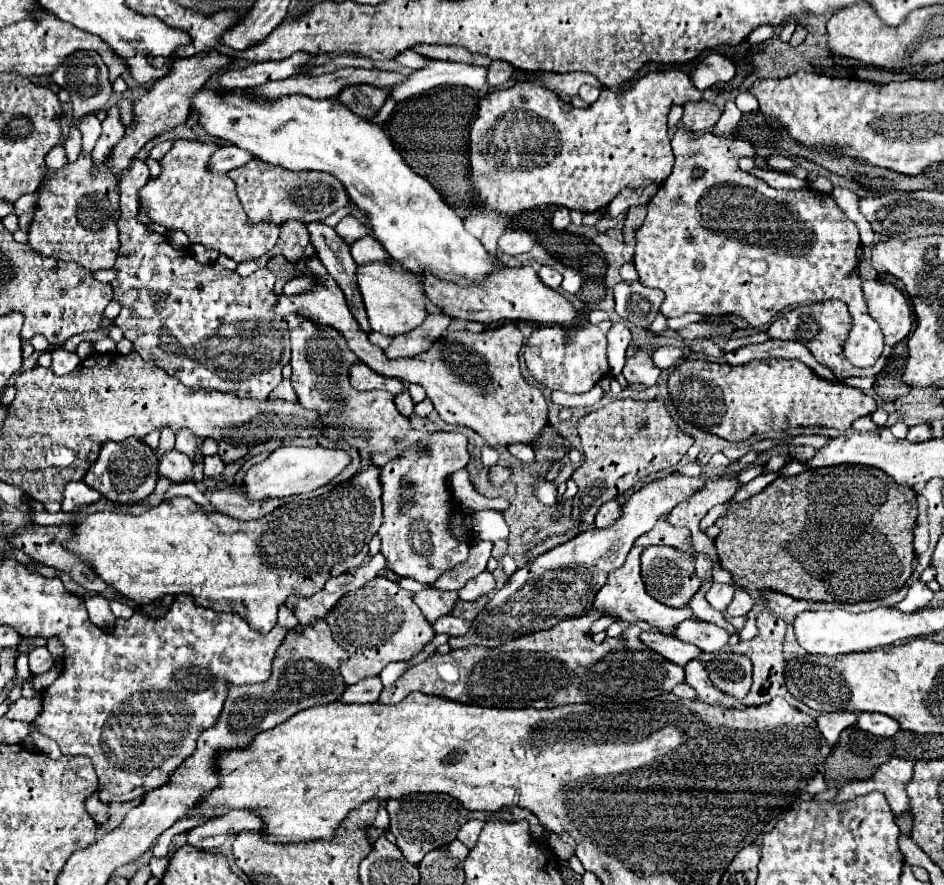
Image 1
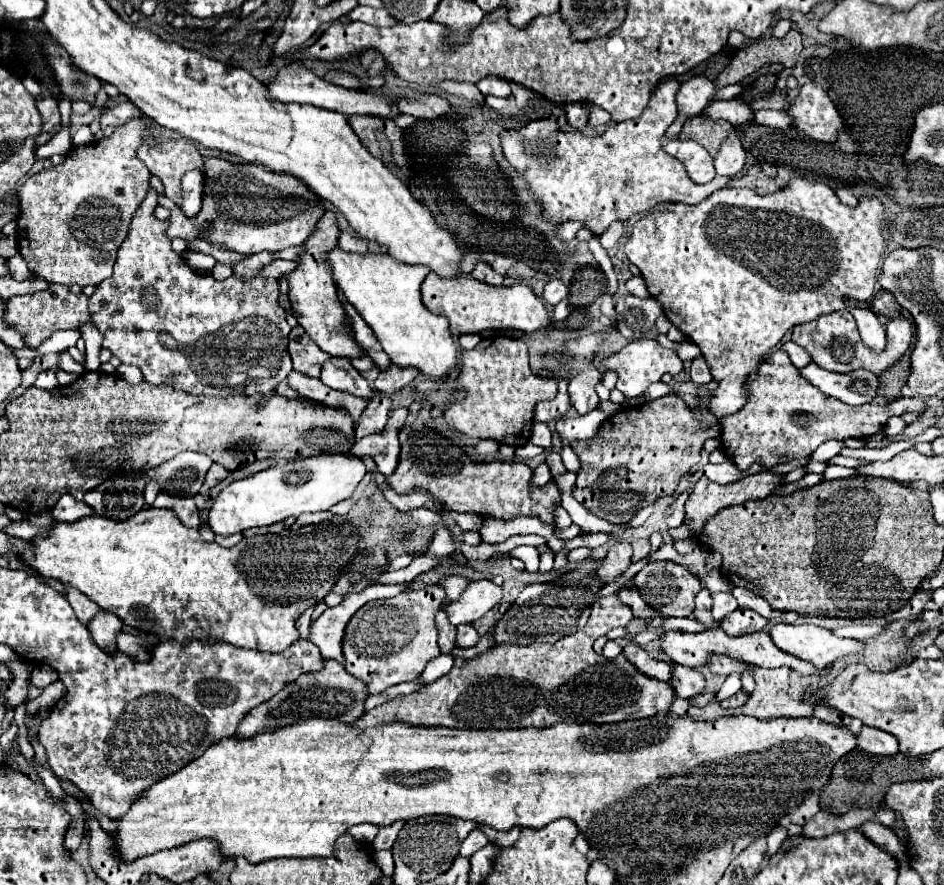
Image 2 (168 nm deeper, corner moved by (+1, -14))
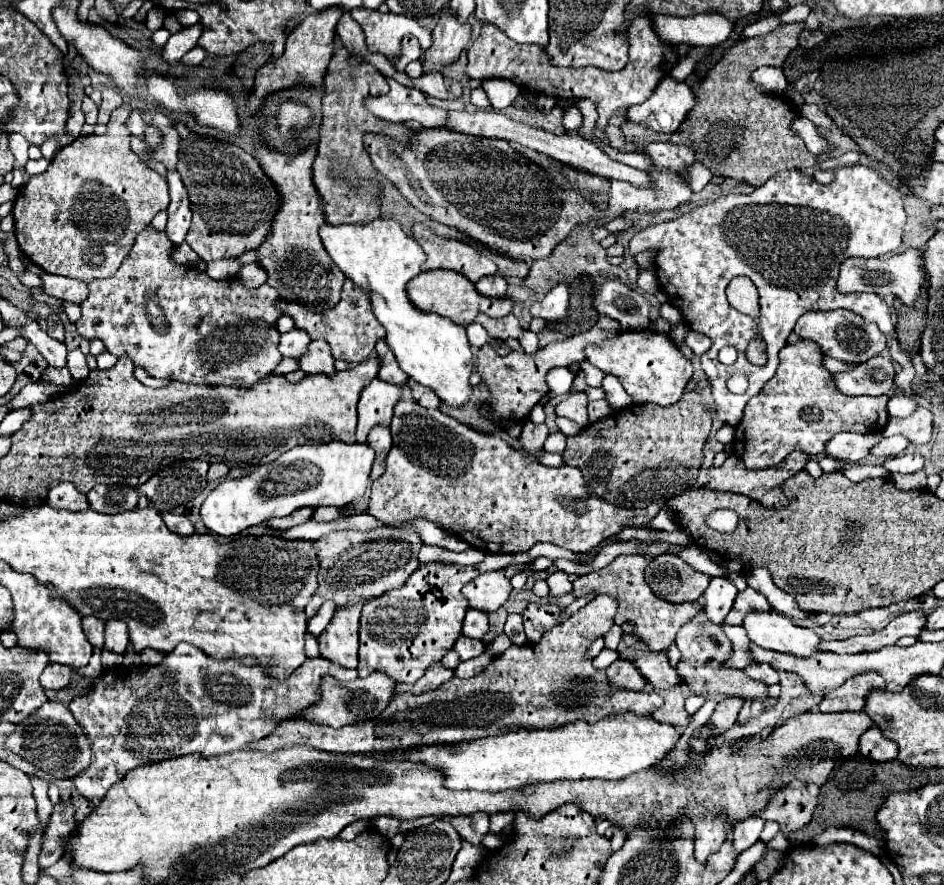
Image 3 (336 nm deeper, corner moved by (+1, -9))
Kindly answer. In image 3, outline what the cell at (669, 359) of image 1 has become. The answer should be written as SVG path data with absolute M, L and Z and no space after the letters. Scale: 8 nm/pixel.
M873 356L871 360L853 366L851 370L835 374L835 386L845 396L891 396L895 386L895 368L893 362L881 356Z

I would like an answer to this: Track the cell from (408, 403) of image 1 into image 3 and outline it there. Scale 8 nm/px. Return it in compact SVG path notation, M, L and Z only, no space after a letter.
M375 426L373 432L369 432L369 438L365 442L367 446L371 446L375 450L375 462L373 462L373 472L371 474L381 474L381 470L385 470L385 458L391 450L391 432L389 426Z

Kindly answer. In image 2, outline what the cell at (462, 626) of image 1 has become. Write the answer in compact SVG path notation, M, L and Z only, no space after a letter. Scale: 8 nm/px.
M471 623L457 627L457 647L473 647L479 643L479 633Z

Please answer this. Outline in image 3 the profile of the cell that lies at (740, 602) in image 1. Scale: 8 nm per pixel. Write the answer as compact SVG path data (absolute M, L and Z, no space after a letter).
M745 588L743 592L737 594L735 604L733 604L731 612L725 618L725 624L743 626L743 620L745 620L747 614L751 614L751 612L767 612L767 610L769 610L769 604L767 604L765 596L755 592L753 588Z

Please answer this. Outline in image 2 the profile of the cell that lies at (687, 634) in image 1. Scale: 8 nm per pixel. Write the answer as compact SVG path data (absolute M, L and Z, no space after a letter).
M715 657L709 659L711 663L707 665L711 673L717 673L717 675L731 675L731 673L737 673L737 675L743 675L747 669L751 669L751 665L743 665L735 659L729 659L729 657Z

